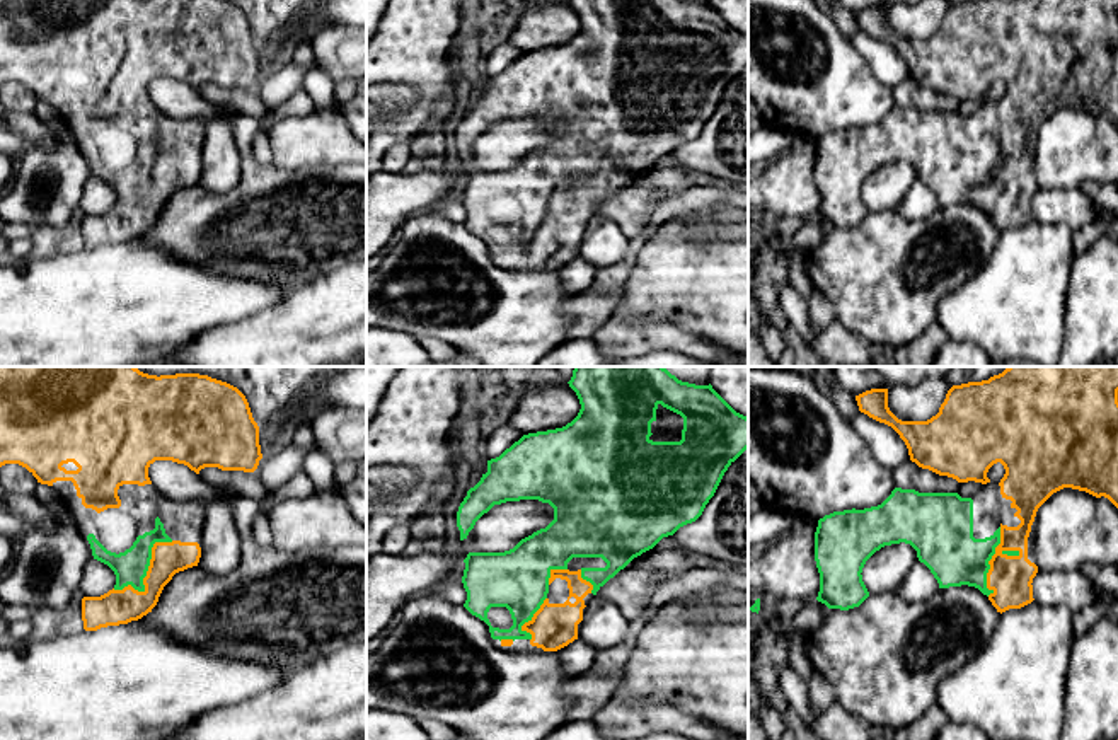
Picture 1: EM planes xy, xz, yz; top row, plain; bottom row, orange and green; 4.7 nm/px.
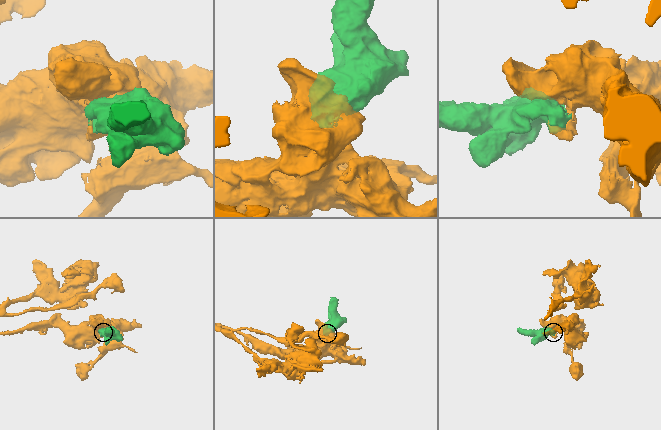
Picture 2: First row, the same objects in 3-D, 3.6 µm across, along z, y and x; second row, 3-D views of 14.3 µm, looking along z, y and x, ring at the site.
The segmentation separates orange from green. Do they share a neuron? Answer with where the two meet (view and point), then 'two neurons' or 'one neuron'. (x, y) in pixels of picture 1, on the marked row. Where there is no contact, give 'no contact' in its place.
xy (147, 573) | one neuron

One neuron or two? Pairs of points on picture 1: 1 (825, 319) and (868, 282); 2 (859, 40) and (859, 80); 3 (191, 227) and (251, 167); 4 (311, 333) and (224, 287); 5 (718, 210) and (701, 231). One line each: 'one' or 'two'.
1: two
2: two
3: one
4: two
5: two

